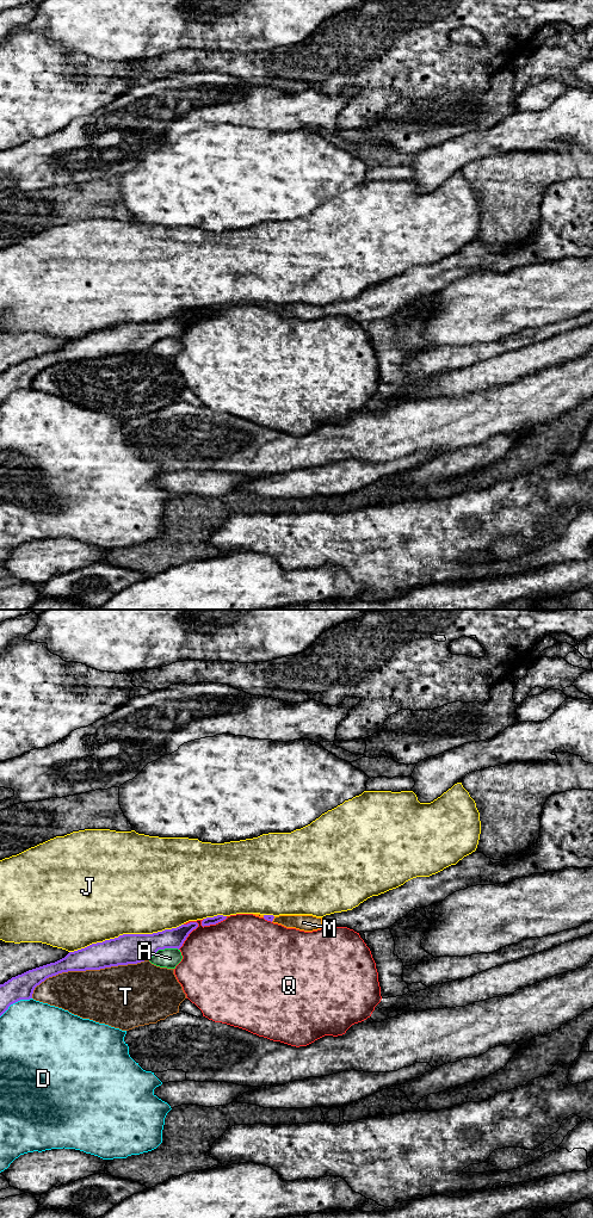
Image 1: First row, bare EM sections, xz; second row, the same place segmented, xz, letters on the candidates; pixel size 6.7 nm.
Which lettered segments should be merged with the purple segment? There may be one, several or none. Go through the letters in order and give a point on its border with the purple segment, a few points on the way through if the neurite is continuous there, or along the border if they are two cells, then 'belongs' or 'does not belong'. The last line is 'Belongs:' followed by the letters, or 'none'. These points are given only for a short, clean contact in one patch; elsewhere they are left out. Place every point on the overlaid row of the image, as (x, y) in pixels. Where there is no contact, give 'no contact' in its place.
A: meets purple in xz at (162, 948); does not belong
D: meets purple in xz at (14, 1002); does not belong
J: meets purple in xz at (125, 934); does not belong
M: meets purple in xz at (273, 917); runs through xz (270, 917), (273, 917), (303, 922); belongs
Q: meets purple in xz at (187, 935); does not belong
T: meets purple in xz at (86, 969); does not belong
Belongs: M

